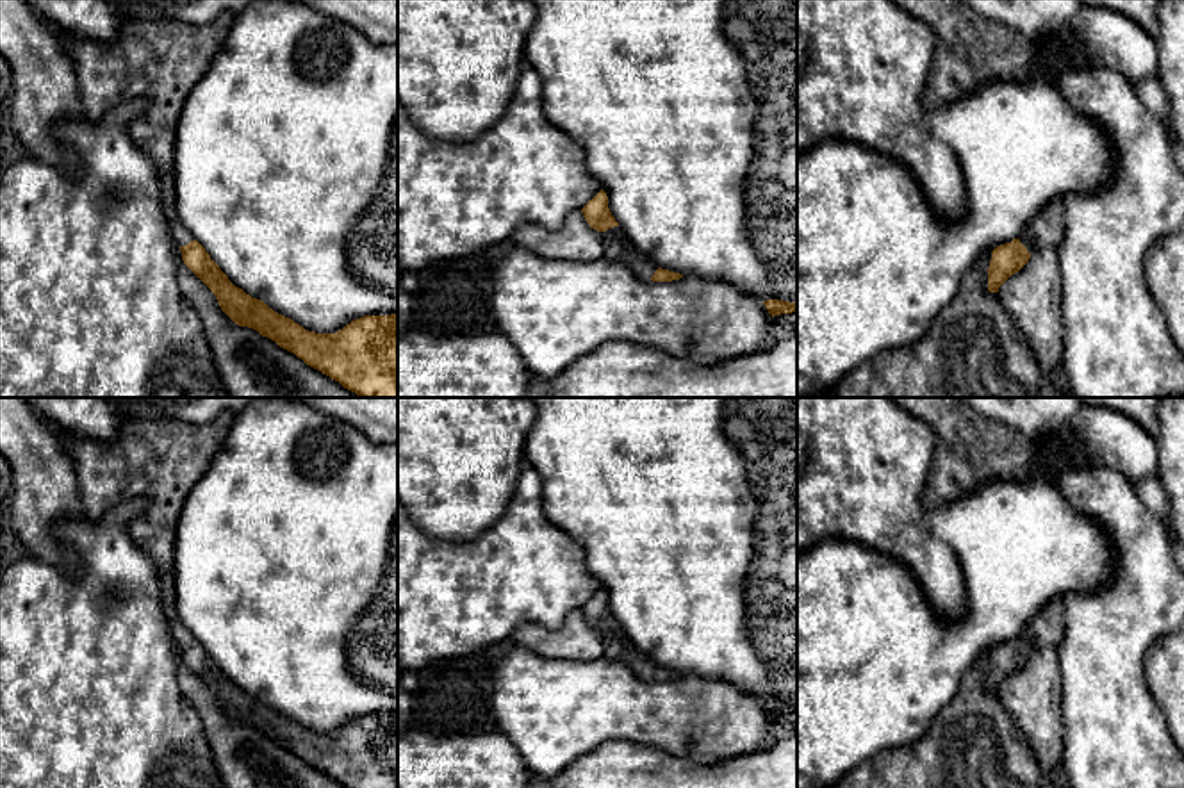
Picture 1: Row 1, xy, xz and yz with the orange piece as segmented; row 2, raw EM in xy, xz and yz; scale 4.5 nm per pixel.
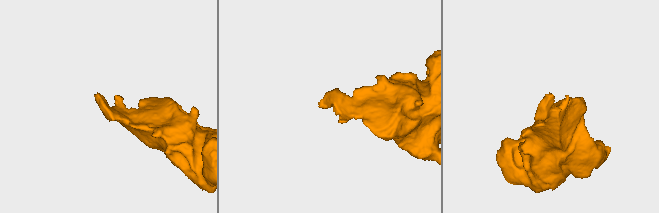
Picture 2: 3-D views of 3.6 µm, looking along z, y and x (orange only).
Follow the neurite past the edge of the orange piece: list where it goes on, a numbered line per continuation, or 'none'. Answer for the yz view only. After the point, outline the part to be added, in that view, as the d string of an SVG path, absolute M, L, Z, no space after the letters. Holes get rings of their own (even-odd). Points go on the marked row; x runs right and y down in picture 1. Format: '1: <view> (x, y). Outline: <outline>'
1: yz (1045, 230). Outline: M1063 198L1048 201L1018 235L1031 255L1043 248L1057 248L1065 235L1066 207Z

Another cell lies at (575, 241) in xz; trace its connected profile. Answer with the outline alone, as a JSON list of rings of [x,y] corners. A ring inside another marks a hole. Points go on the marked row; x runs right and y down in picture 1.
[[[581,210],[569,214],[563,226],[555,232],[540,225],[521,225],[512,239],[517,248],[551,262],[590,262],[604,259],[601,234],[587,223]]]

